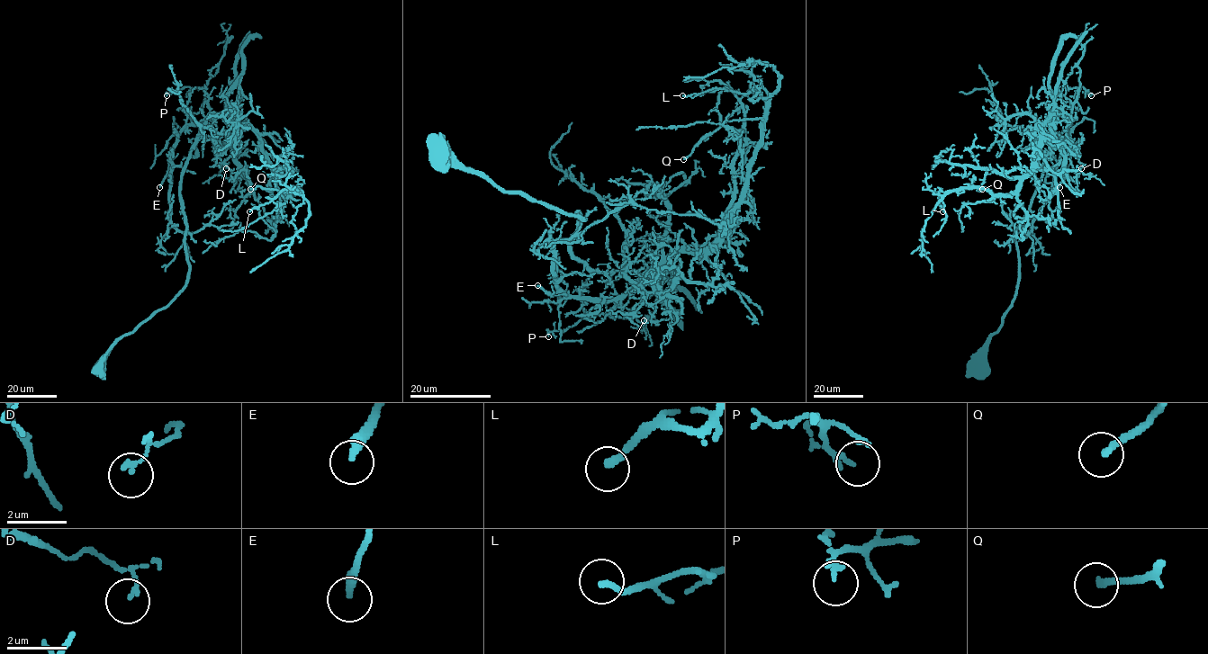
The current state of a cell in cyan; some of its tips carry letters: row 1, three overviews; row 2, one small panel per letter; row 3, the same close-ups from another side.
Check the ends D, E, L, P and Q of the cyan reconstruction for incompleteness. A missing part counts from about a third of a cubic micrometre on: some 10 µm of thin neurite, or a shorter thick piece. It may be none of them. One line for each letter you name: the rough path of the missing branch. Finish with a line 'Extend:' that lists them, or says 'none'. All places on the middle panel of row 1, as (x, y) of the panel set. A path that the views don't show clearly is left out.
Extend: Q

